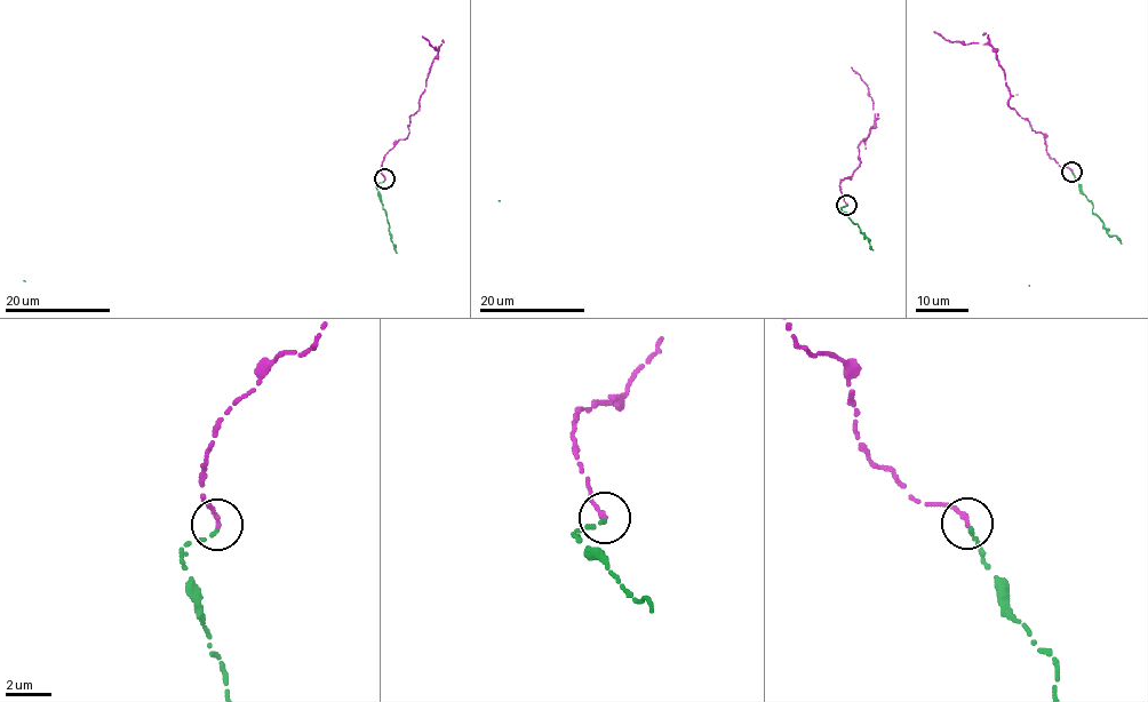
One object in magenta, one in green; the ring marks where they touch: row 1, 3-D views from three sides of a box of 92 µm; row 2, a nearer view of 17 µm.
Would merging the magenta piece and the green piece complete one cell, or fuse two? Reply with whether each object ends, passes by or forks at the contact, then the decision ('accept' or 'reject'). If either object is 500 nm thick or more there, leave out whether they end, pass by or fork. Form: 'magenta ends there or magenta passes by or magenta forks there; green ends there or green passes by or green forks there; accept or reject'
magenta ends there; green ends there; accept

